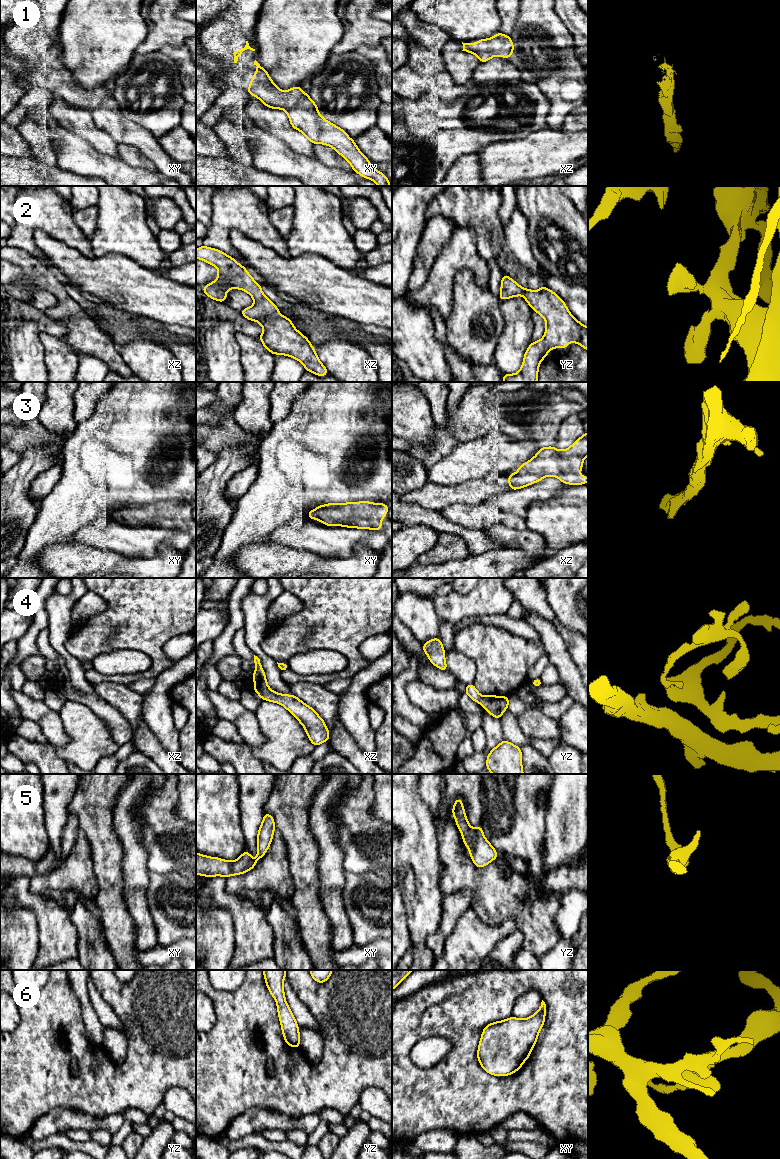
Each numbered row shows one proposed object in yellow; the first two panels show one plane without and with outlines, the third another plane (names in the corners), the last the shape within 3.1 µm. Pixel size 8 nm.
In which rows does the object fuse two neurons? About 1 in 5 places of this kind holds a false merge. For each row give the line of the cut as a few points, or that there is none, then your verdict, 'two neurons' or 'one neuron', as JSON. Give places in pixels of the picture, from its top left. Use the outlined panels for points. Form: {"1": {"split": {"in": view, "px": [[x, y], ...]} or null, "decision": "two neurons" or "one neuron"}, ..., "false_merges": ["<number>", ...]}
{"1": {"split": null, "decision": "one neuron"}, "2": {"split": null, "decision": "one neuron"}, "3": {"split": null, "decision": "one neuron"}, "4": {"split": null, "decision": "one neuron"}, "5": {"split": null, "decision": "one neuron"}, "6": {"split": null, "decision": "one neuron"}, "false_merges": []}

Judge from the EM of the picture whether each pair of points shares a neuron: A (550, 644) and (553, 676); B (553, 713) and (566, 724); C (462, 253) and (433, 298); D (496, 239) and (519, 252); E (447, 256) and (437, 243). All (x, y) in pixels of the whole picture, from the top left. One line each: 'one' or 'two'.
A: two
B: two
C: one
D: two
E: two

